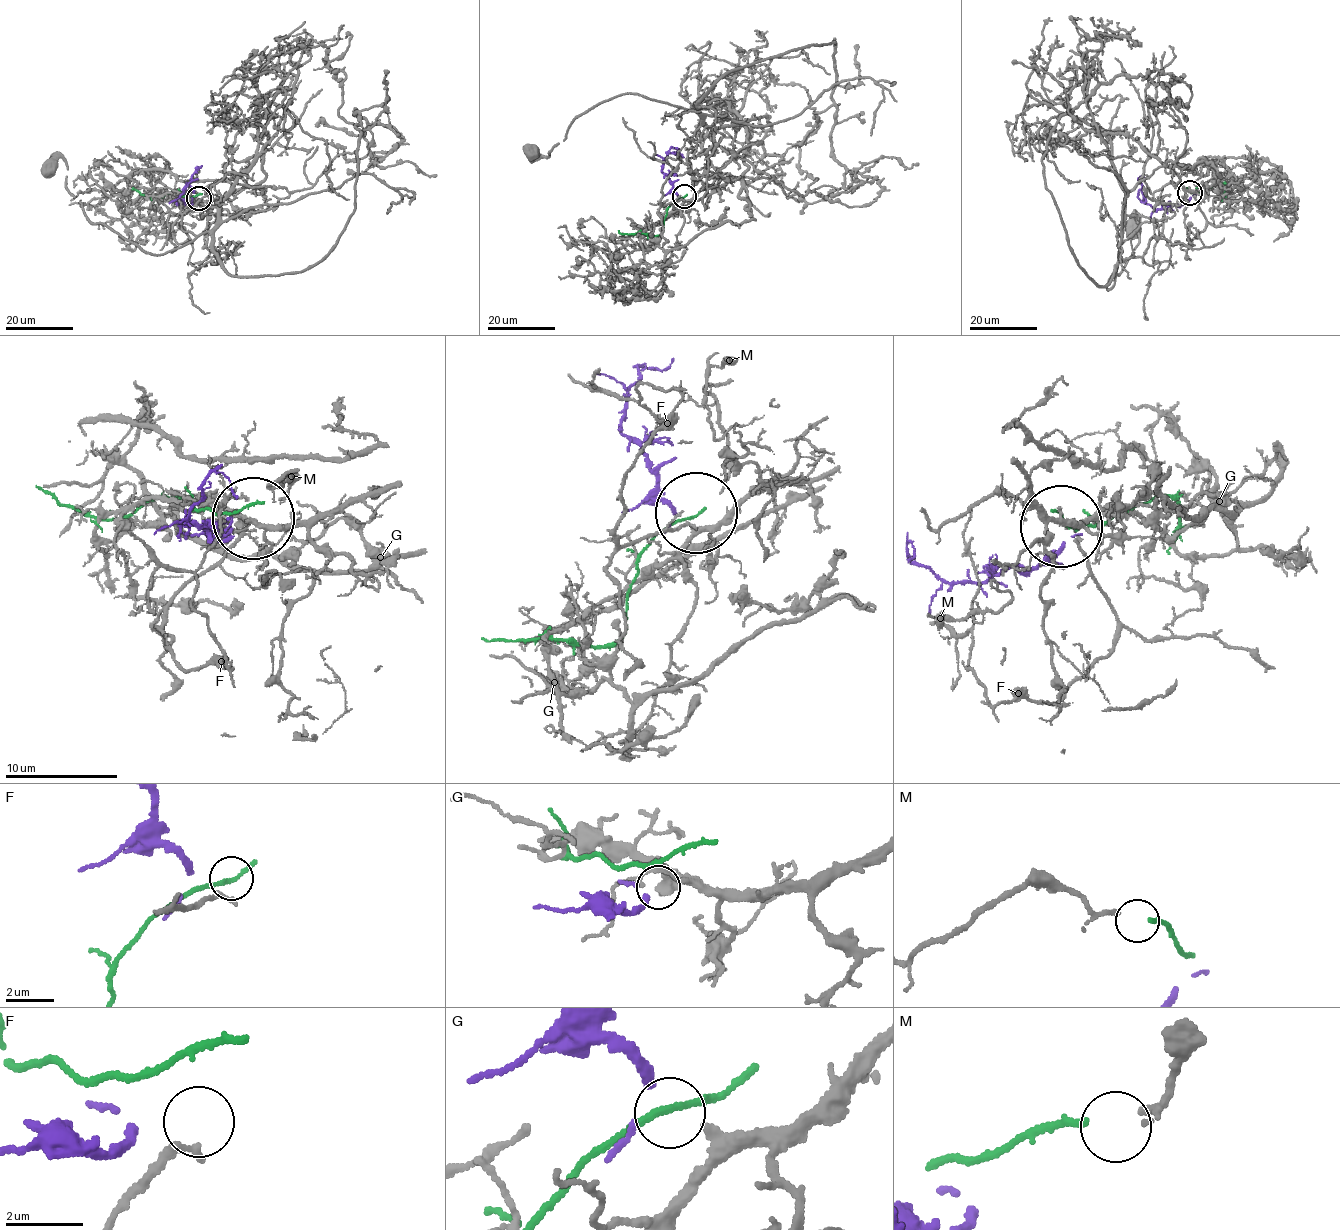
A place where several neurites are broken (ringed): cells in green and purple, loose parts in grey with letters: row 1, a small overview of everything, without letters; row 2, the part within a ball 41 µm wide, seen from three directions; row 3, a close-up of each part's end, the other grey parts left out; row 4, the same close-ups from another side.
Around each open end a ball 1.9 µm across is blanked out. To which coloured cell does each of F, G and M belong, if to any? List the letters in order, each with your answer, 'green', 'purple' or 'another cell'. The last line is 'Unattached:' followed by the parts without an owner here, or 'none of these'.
F: another cell
G: purple
M: green
Unattached: F

